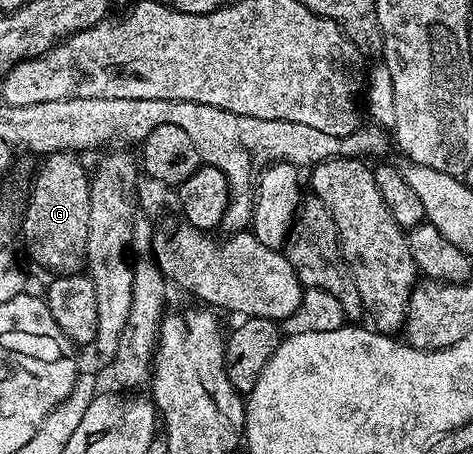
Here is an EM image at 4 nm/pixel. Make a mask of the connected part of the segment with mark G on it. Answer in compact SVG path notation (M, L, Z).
M52 152L42 157L43 165L35 172L27 209L21 212L21 236L35 264L55 276L73 276L84 267L89 242L89 168L73 152Z

